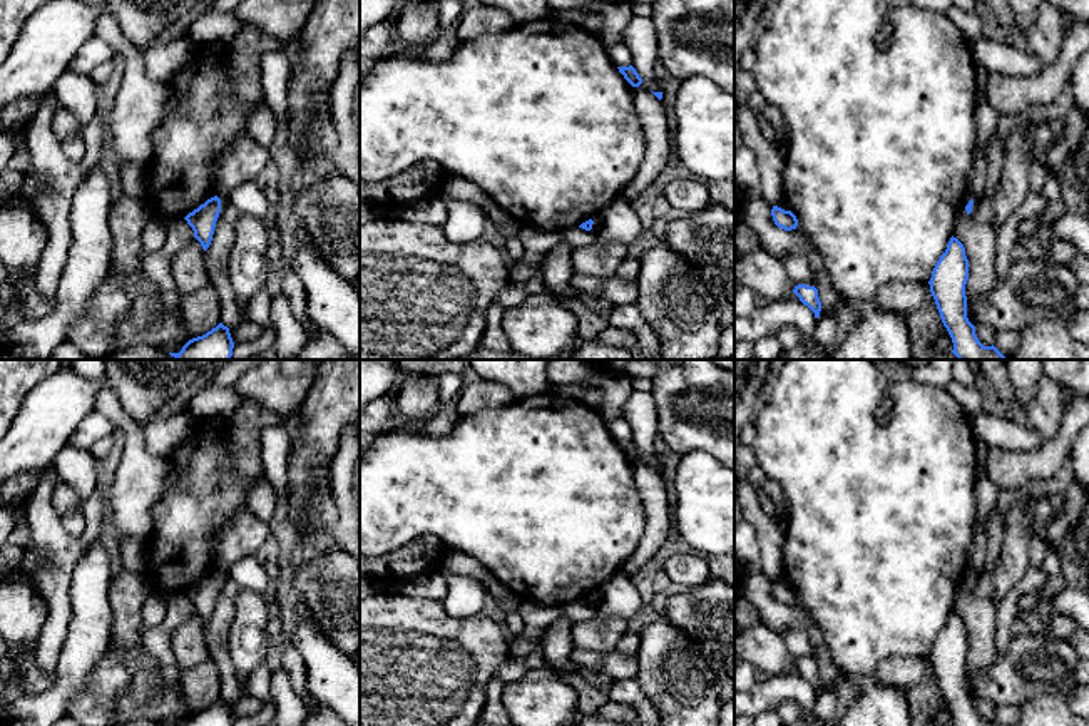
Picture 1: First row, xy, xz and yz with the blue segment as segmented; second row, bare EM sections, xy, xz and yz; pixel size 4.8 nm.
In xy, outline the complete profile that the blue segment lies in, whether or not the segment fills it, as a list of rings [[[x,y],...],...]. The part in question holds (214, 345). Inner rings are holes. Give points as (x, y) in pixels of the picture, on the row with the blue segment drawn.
[[[219,323],[202,336],[189,340],[179,353],[169,353],[176,360],[231,360],[233,338],[229,328]]]

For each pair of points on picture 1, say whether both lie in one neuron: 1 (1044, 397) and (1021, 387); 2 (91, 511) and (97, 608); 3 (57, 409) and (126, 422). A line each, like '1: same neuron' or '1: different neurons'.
1: different neurons
2: different neurons
3: different neurons

